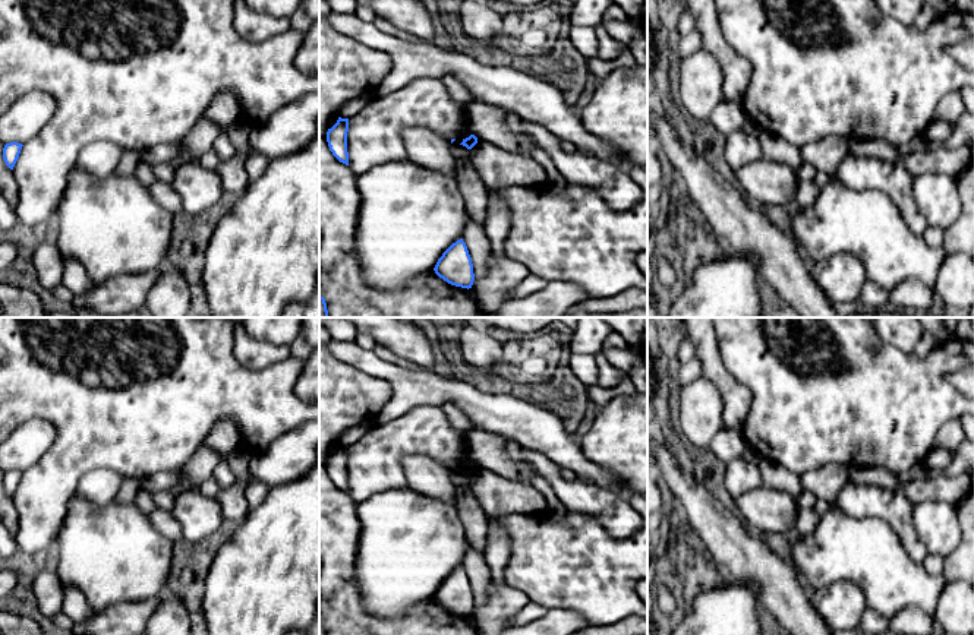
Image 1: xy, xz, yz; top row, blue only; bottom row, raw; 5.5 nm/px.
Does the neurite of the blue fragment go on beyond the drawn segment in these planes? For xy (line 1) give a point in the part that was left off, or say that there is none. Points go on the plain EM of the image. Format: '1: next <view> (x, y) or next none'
1: next none

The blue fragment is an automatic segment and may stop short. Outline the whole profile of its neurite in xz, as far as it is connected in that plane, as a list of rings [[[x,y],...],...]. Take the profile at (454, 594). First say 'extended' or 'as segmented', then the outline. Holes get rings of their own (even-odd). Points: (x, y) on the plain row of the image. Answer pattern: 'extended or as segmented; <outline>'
as segmented; [[[463,566],[453,571],[438,587],[435,601],[451,613],[472,616],[475,609],[473,591]]]

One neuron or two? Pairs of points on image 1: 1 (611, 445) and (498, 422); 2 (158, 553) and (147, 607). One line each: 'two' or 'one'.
1: two
2: two

